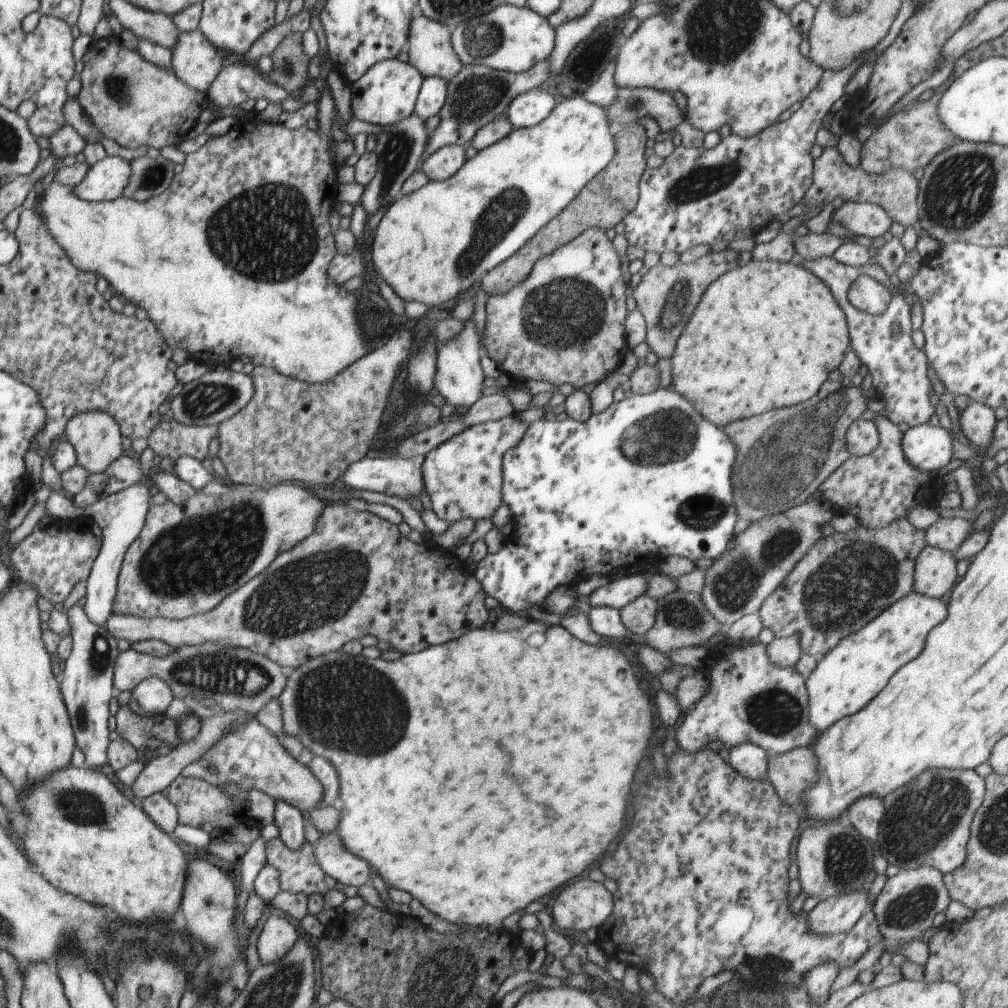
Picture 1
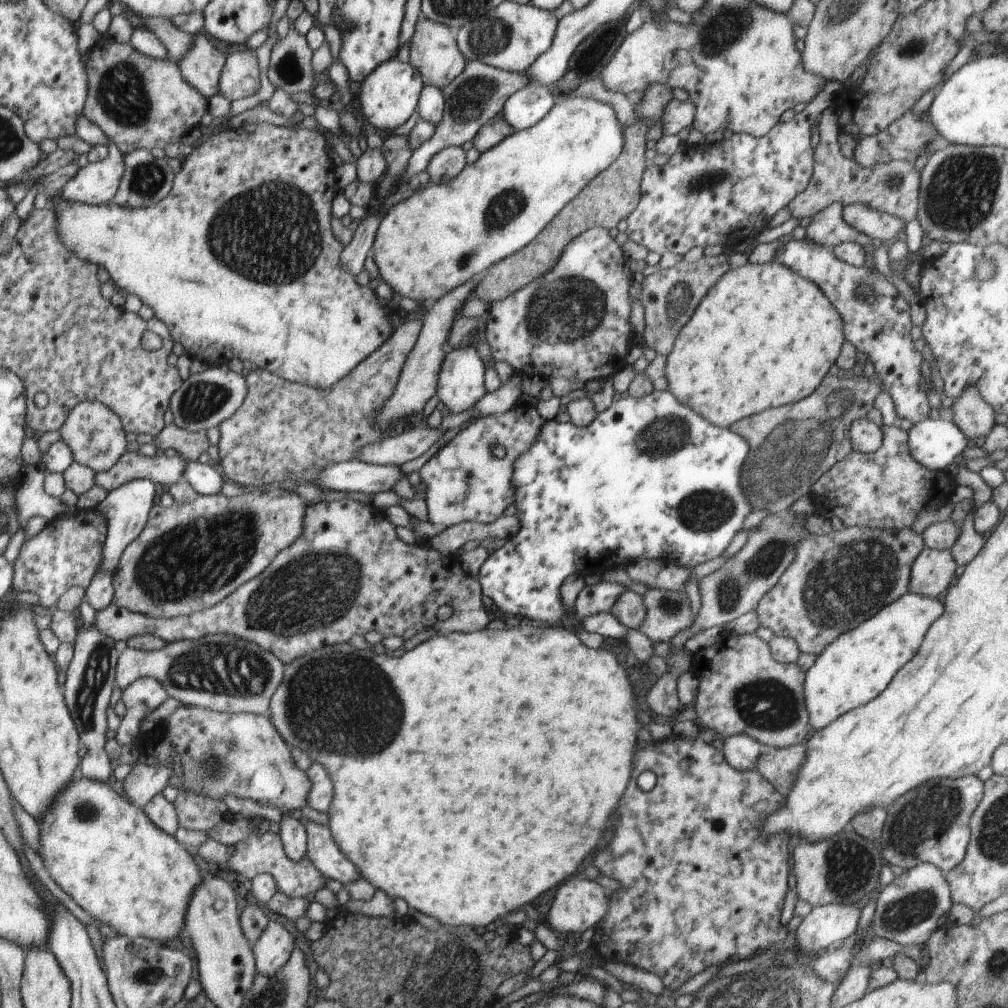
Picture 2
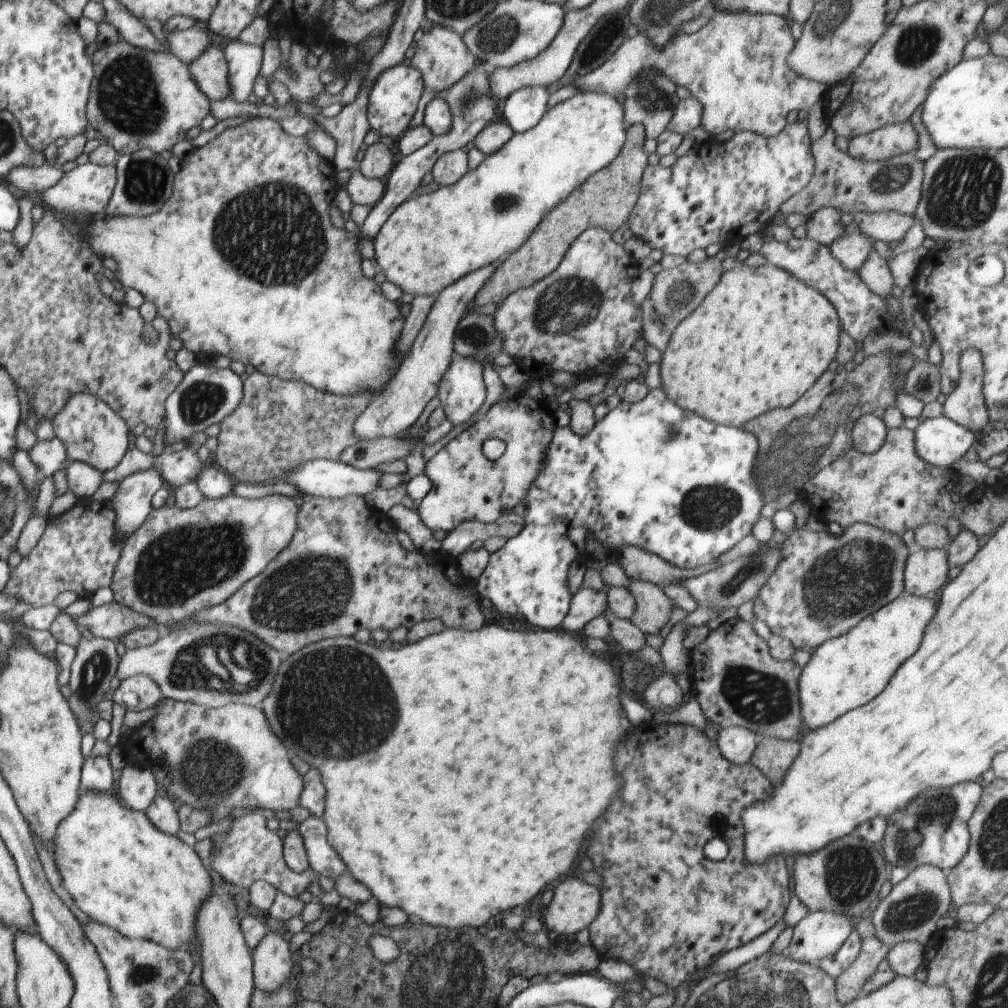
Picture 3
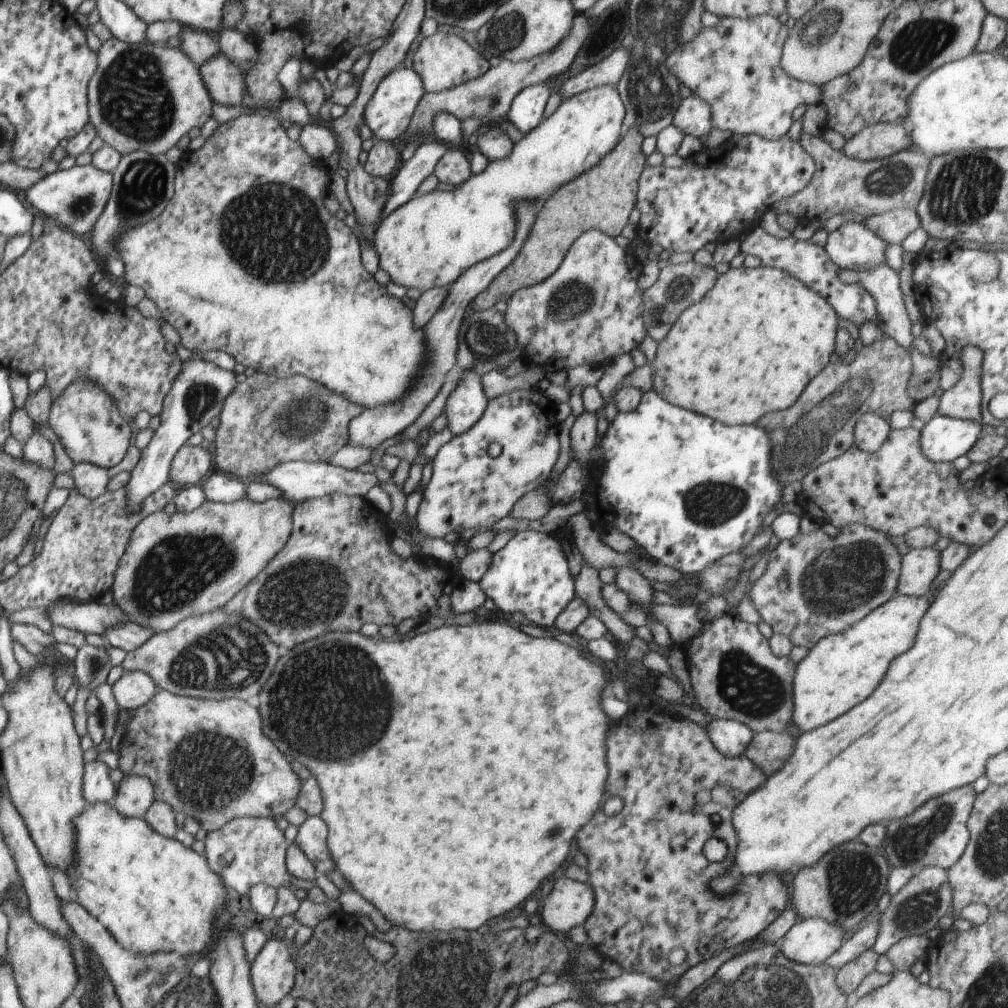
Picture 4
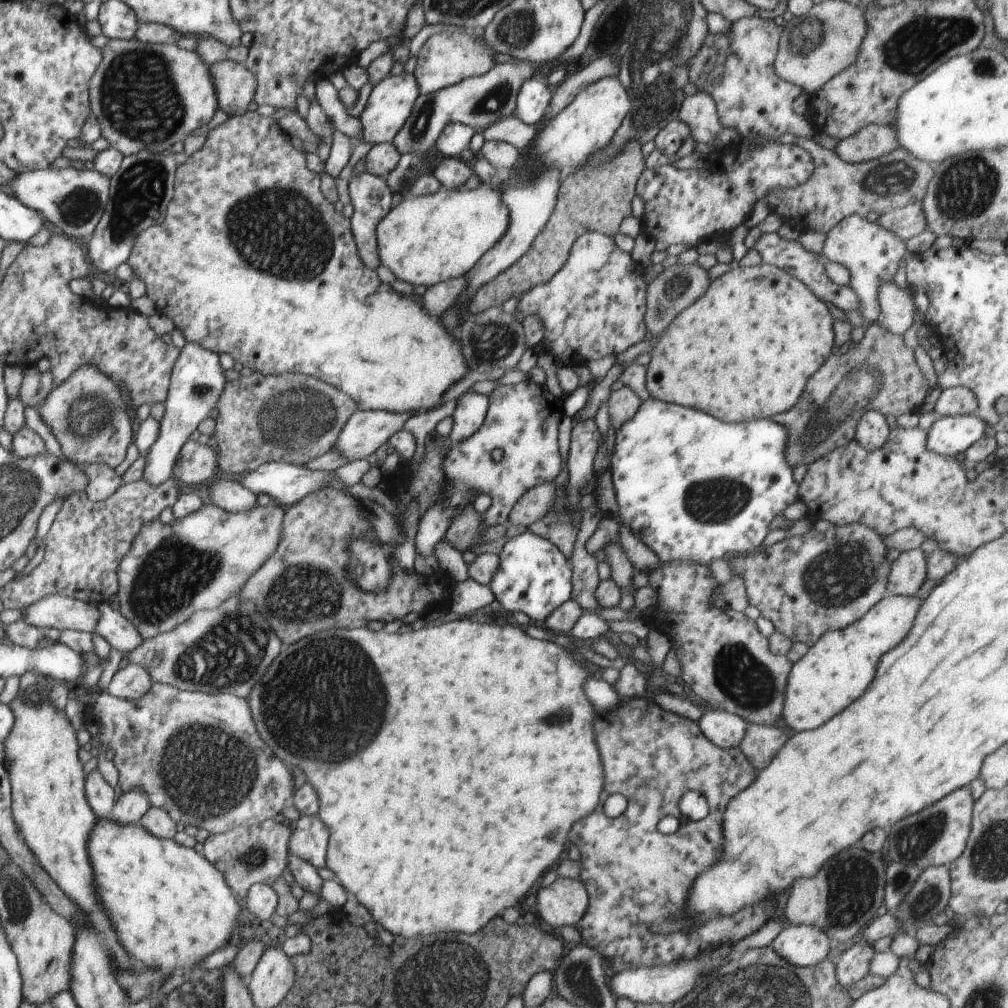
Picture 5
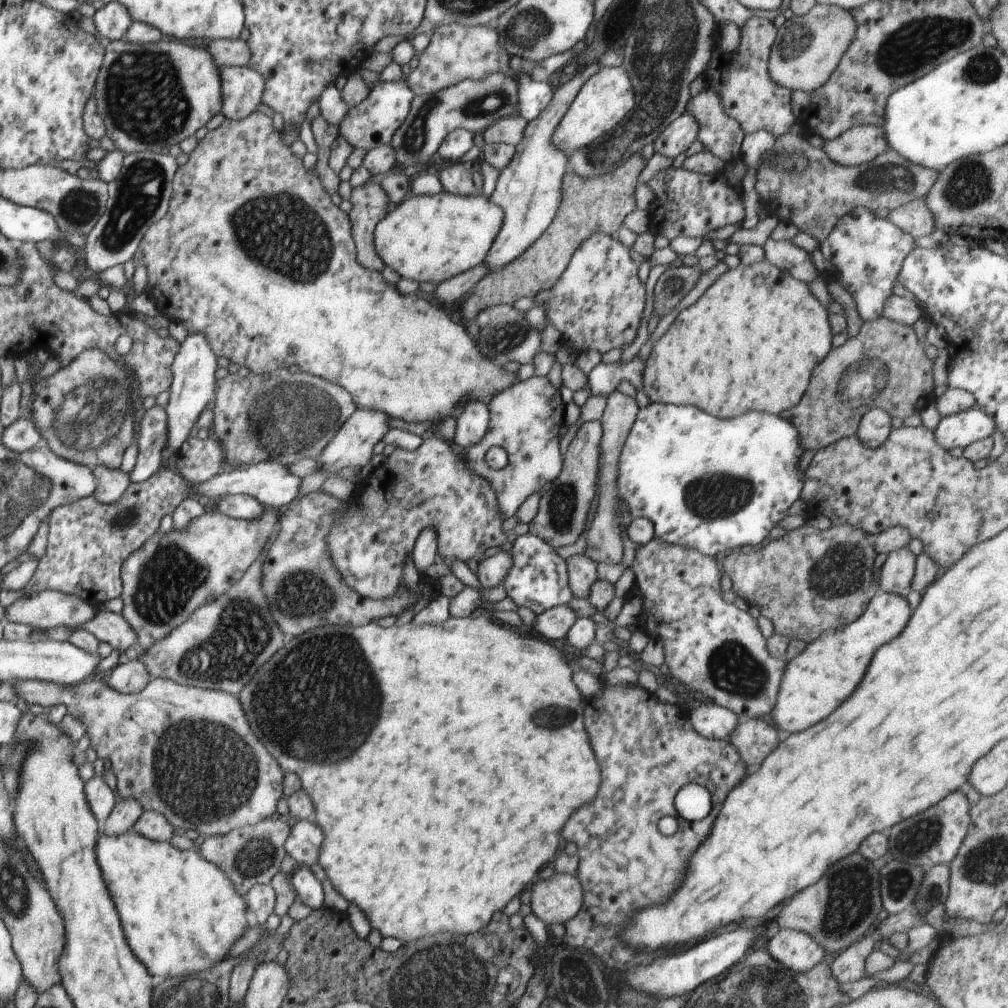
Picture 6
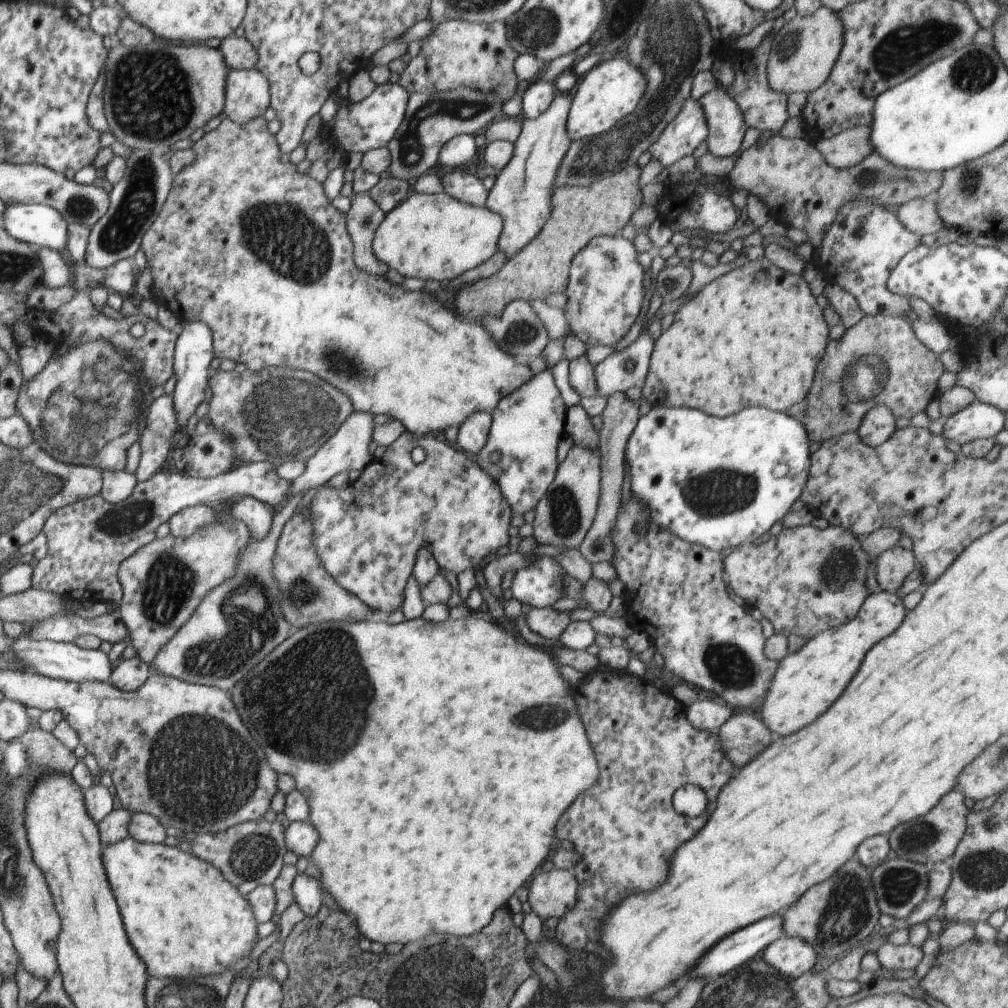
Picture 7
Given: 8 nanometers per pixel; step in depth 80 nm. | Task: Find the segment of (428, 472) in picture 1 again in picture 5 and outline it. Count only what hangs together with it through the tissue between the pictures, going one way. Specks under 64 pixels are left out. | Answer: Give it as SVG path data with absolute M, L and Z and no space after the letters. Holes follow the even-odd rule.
M531 379L509 386L499 385L488 398L489 408L486 420L484 420L484 426L476 434L472 434L470 438L462 440L460 444L445 444L444 454L446 458L442 462L442 470L444 470L446 484L442 488L440 500L436 504L432 504L420 518L415 544L418 556L424 558L434 556L434 552L438 550L440 540L444 539L444 534L446 534L452 518L462 512L462 508L474 498L474 494L480 492L480 495L489 494L490 498L492 498L490 508L482 513L484 526L504 525L509 521L509 516L518 500L528 490L532 490L532 488L540 484L556 482L562 472L562 456L558 444L559 426L565 416L562 399L555 398L546 385L536 384ZM496 448L501 448L504 451L504 456L502 456L500 462L492 460L492 451Z

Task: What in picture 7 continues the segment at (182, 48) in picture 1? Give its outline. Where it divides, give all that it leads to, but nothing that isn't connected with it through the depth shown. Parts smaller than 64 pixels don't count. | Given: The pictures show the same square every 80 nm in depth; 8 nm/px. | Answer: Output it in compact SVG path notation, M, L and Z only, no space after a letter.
M256 68L229 69L226 77L223 112L237 123L264 114L270 102L270 85Z

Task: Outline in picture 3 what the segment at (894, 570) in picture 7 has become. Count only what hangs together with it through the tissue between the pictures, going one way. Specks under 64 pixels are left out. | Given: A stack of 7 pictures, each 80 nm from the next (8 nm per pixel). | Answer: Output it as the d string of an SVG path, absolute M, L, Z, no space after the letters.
M921 549L907 558L904 593L924 596L940 590L948 578L947 549Z

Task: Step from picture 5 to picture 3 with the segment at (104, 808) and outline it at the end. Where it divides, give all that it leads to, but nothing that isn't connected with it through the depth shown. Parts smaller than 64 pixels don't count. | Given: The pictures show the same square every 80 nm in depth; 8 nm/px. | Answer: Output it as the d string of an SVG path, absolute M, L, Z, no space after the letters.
M94 754L86 757L81 768L80 788L82 792L111 793L114 784L112 771L108 757Z

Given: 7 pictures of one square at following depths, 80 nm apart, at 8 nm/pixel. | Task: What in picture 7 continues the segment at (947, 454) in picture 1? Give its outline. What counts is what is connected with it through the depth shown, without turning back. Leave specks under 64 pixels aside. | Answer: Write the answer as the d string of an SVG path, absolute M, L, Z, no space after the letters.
M975 400L965 409L944 419L941 434L945 440L956 444L972 442L976 439L987 439L1005 428L1005 416L996 407Z

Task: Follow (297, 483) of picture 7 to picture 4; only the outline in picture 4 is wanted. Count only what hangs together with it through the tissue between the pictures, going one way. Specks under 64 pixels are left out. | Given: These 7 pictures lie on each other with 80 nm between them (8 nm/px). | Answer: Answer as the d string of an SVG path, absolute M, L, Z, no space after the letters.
M518 200L518 202L514 202L516 233L512 244L506 246L504 250L500 250L500 254L494 254L491 258L486 258L486 260L482 260L482 262L478 262L475 266L466 270L456 282L450 285L448 296L442 302L440 310L424 326L424 334L428 336L428 360L424 364L424 374L420 374L420 378L416 378L418 380L416 386L412 386L412 390L404 396L404 404L402 402L384 404L384 406L365 409L362 413L357 414L349 423L348 445L362 446L362 448L374 451L385 440L396 437L407 430L408 426L413 424L424 412L424 408L434 400L434 396L440 392L444 384L444 376L457 364L458 334L468 304L474 301L484 290L487 290L490 284L516 260L516 256L524 248L524 242L526 242L532 226L538 220L540 209L541 203L538 200Z

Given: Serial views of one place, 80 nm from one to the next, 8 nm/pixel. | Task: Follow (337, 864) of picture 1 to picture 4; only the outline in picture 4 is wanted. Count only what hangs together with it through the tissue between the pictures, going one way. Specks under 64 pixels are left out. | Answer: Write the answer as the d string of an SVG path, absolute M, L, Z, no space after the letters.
M309 815L298 828L295 840L296 846L306 854L314 869L322 875L336 870L336 864L332 862L327 846L328 832L328 826L321 817Z

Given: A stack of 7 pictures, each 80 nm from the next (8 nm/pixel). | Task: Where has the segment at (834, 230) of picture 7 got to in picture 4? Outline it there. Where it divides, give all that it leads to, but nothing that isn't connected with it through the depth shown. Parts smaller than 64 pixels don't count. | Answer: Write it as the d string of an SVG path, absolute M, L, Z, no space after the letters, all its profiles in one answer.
M849 221L828 234L824 250L839 268L860 272L887 264L887 247L888 242L876 236L868 226Z

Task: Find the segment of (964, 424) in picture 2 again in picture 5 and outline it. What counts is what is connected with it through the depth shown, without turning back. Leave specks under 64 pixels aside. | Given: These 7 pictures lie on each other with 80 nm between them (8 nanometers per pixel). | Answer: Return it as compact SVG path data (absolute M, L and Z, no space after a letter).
M958 386L942 390L934 412L937 417L961 416L962 414L975 414L978 411L978 400L970 388Z

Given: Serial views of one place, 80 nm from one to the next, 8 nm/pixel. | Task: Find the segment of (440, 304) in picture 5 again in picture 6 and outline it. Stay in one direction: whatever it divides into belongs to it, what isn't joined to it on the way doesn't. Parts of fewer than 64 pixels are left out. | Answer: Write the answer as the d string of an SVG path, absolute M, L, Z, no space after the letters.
M478 265L465 273L438 283L432 296L436 296L442 304L461 302L462 298L471 292L475 284L482 280L490 270L486 265Z

